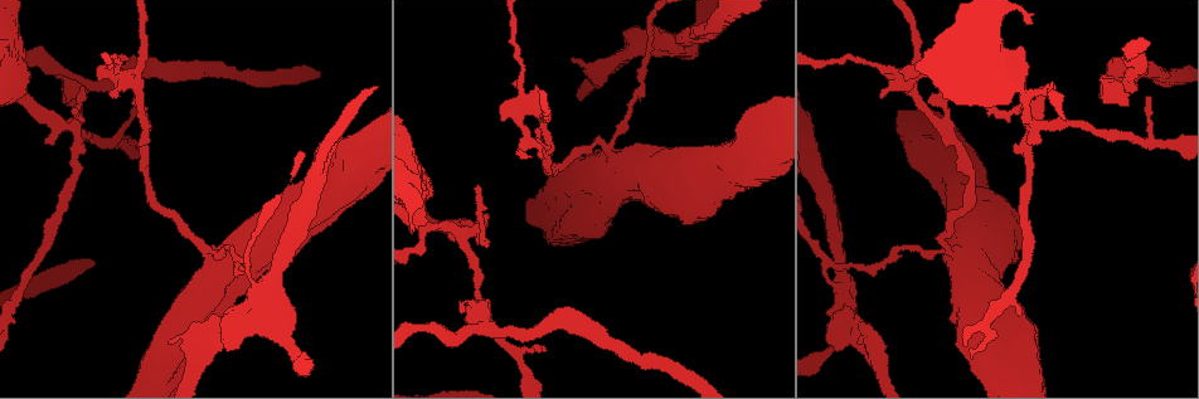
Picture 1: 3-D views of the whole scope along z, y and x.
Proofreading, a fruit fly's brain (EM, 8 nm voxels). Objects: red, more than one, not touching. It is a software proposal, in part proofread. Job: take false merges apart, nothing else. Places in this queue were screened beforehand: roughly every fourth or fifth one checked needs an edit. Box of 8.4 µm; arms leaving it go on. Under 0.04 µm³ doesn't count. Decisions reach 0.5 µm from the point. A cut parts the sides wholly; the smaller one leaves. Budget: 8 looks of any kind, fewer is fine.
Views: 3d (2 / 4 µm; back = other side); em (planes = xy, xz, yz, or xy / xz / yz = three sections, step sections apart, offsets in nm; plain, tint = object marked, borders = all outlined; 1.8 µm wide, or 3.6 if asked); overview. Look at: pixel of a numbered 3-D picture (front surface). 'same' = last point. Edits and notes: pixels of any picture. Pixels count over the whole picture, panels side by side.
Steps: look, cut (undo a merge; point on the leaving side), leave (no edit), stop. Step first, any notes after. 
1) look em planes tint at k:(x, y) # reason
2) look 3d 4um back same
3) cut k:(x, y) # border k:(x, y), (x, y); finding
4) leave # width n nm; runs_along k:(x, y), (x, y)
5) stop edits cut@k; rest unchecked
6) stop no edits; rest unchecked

look 3d 4um at 1:(957, 253) # calibre changes

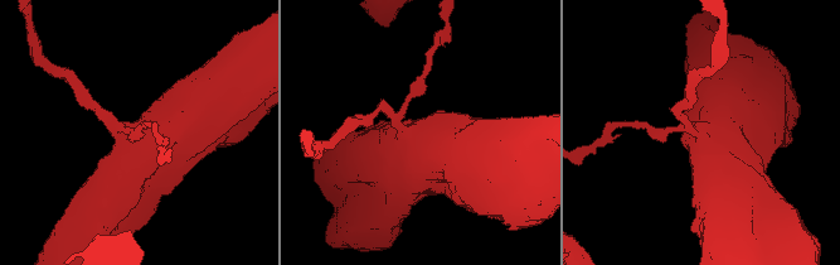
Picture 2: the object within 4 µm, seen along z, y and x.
look em planes borders at 2:(411, 132) # now the EM

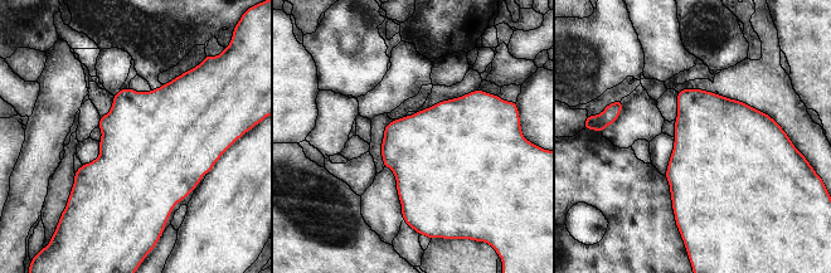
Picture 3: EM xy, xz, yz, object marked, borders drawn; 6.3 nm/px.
leave # one cell here

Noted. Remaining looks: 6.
look em yz step 8 tint at 1:(127, 77) # sharp bend

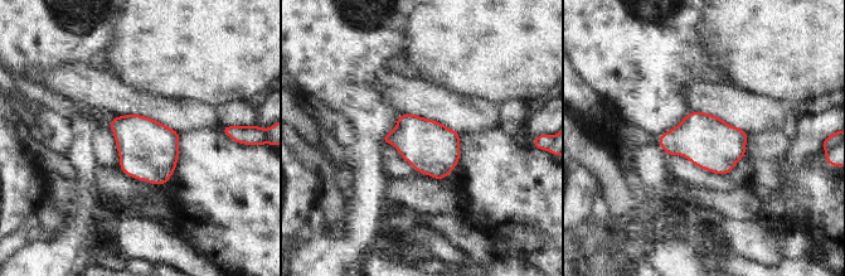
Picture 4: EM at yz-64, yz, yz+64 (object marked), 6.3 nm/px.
leave # one cell here

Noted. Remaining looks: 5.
look em 3.6um planes tint at 1:(1027, 95) # calibre changes

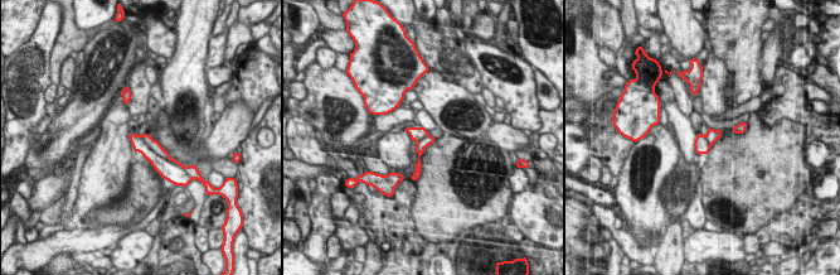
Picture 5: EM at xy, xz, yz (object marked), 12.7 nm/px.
cut 5:(156, 148) # two cells meet here

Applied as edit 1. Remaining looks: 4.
stop edits cut@5; rest unchecked

